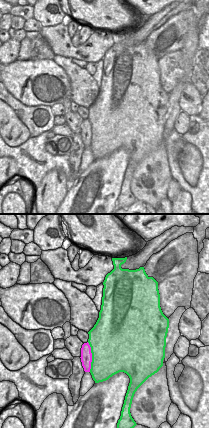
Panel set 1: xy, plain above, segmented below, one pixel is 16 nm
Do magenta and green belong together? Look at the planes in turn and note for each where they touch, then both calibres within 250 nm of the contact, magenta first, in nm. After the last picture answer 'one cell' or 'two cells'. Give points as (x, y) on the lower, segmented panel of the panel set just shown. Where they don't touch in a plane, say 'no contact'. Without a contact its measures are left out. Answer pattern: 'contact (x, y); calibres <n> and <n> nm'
contact (91, 357); calibres 190 and 480 nm

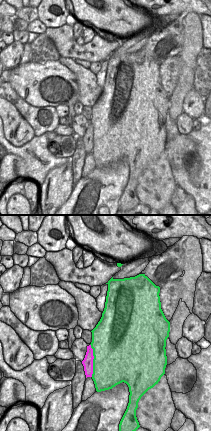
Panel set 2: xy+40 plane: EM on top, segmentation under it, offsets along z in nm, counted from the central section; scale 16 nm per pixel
contact (92, 360); calibres 160 and 480 nm

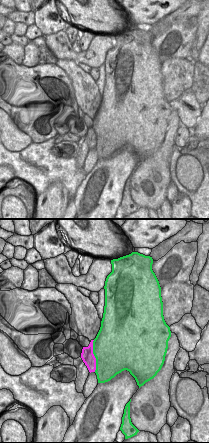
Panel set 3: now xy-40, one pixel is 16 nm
contact (94, 356); calibres 200 and 480 nm

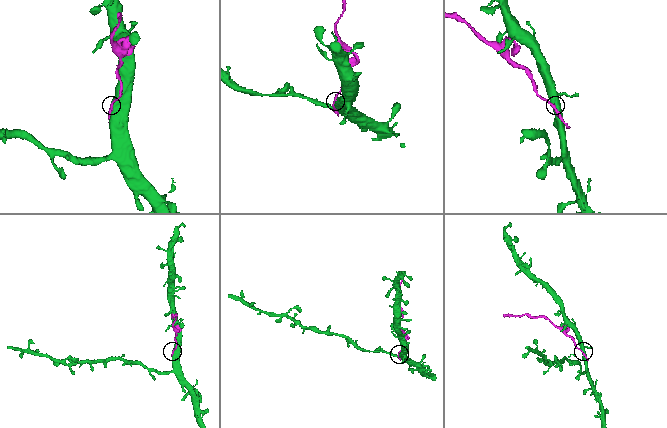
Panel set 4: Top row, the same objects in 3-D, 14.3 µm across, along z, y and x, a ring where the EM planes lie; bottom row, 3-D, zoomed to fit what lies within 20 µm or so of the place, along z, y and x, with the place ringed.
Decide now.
one cell

